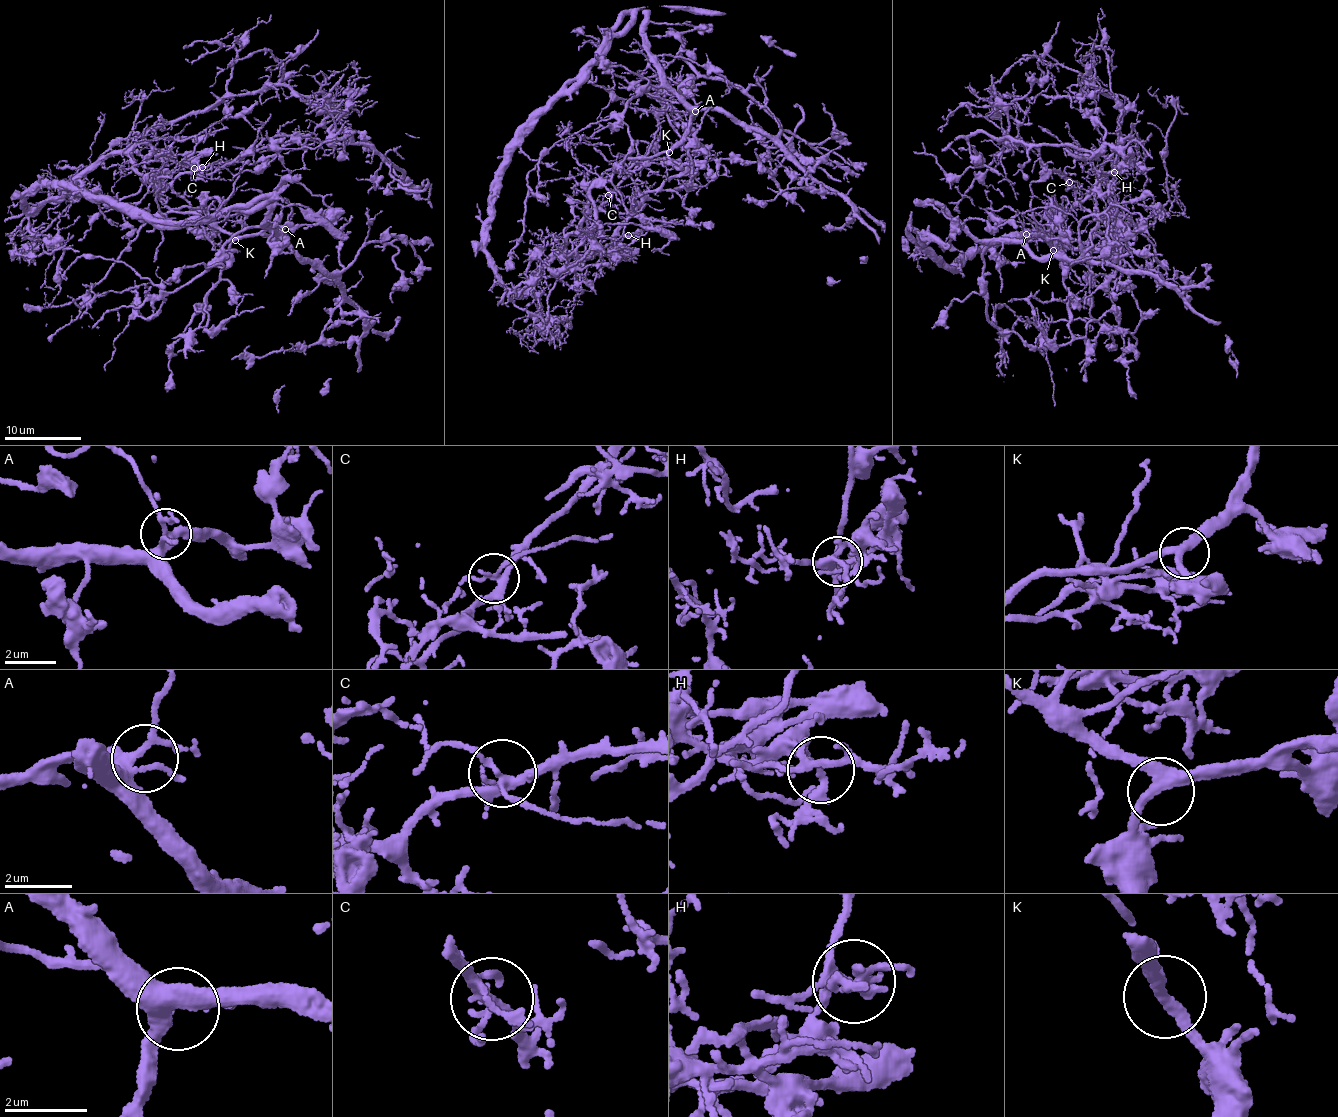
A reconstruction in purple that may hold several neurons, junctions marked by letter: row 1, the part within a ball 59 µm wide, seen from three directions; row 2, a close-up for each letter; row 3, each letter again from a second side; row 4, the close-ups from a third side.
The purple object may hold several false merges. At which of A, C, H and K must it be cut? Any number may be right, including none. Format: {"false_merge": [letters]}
{"false_merge": []}

